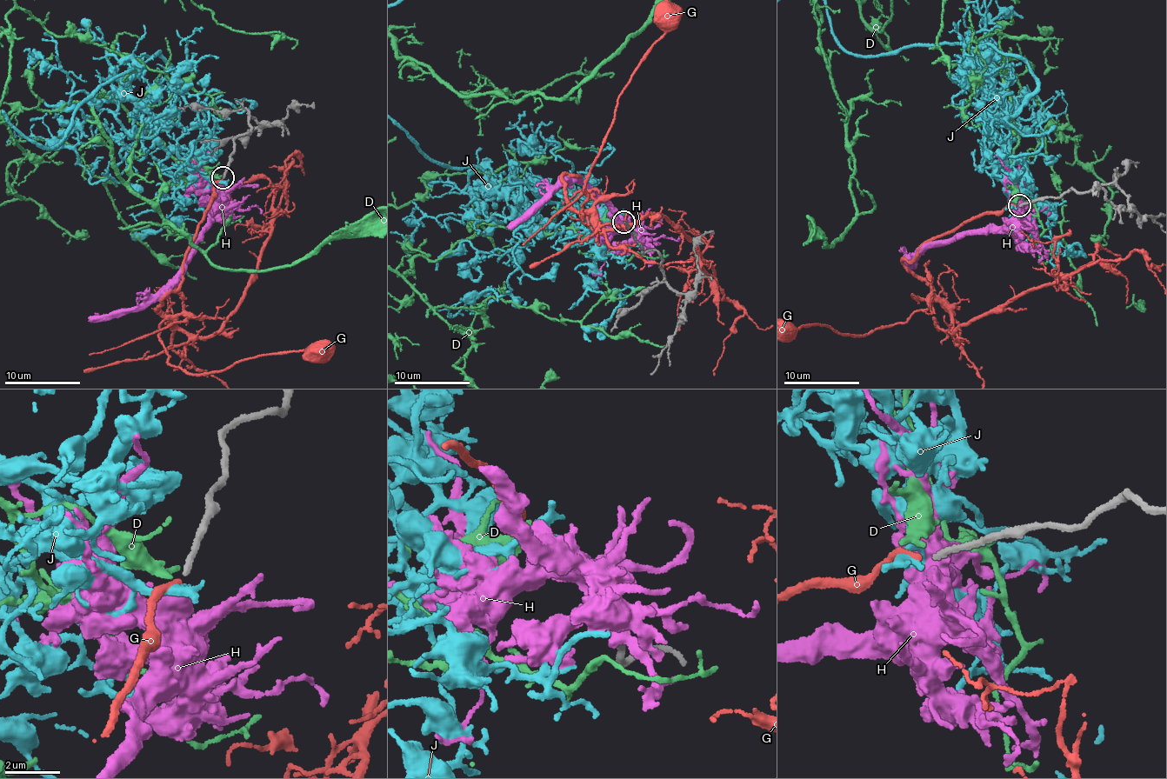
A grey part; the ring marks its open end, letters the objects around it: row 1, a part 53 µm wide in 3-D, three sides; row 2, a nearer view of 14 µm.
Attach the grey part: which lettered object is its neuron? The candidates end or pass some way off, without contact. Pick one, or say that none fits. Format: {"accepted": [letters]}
{"accepted": ["G"]}

